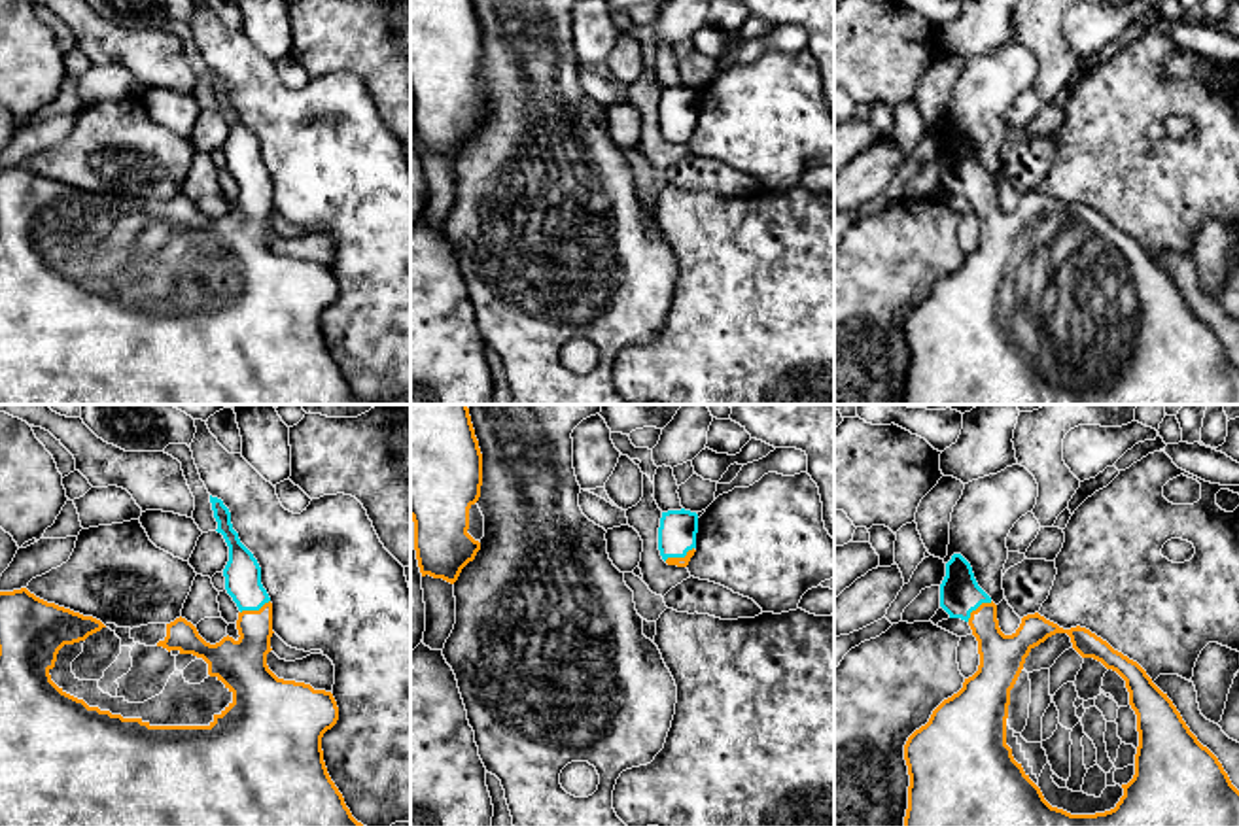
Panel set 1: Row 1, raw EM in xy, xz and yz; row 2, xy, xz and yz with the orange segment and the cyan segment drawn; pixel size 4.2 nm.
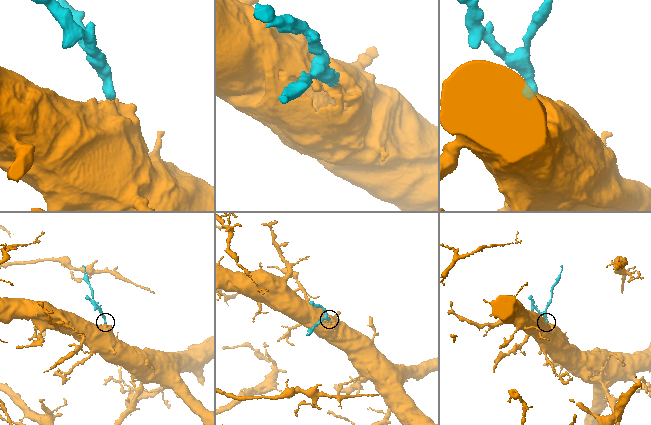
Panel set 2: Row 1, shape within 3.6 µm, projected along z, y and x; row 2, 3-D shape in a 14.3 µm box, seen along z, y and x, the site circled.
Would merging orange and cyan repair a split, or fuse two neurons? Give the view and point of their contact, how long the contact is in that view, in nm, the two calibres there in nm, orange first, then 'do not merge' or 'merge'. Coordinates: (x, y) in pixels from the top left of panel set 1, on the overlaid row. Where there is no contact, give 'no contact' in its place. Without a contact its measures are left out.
meets orange in xz at (678, 558); contact 140 nm long; 50 nm thick on the orange side, 160 nm on the other; merge

